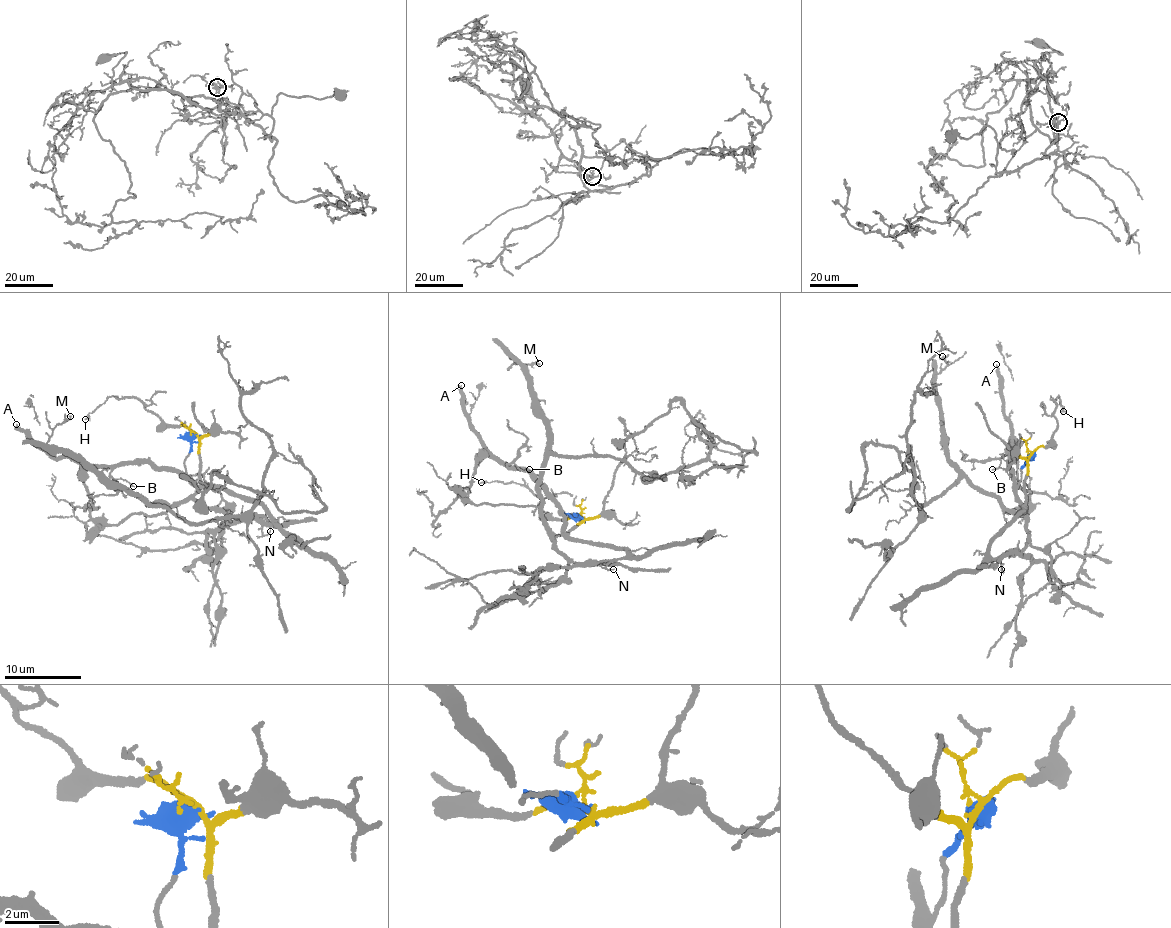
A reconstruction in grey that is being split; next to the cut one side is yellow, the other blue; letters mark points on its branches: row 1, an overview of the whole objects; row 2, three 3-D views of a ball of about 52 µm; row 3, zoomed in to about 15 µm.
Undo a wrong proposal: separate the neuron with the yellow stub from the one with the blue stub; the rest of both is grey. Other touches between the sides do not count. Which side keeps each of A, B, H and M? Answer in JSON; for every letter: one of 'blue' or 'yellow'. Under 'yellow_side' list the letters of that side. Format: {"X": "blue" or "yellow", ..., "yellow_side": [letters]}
{"A": "blue", "B": "blue", "H": "yellow", "M": "yellow", "yellow_side": ["H", "M"]}

